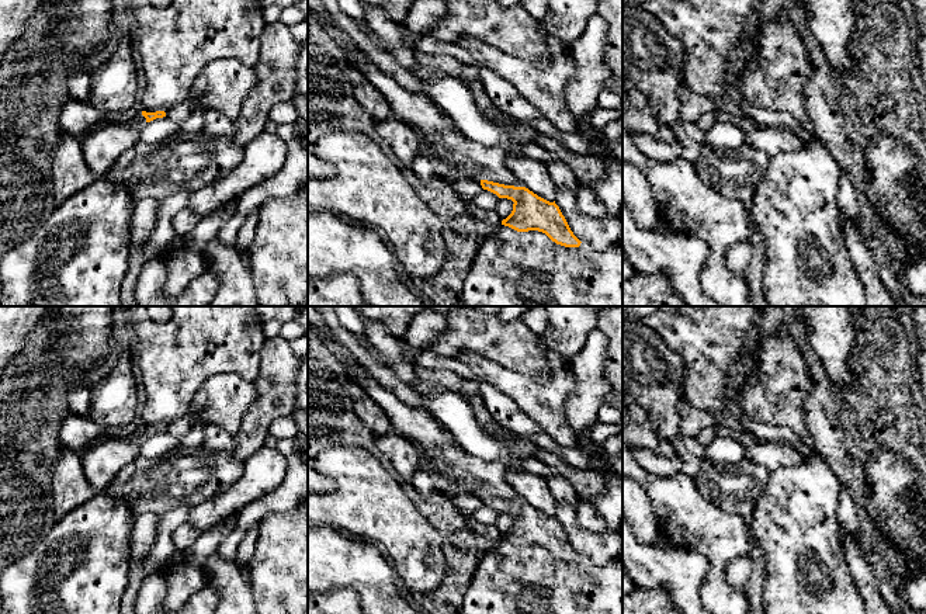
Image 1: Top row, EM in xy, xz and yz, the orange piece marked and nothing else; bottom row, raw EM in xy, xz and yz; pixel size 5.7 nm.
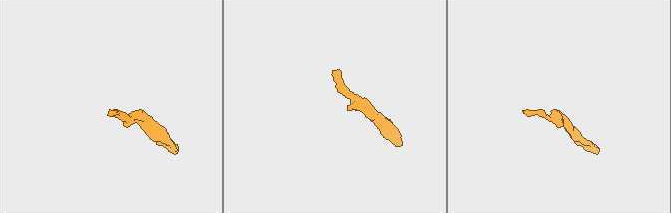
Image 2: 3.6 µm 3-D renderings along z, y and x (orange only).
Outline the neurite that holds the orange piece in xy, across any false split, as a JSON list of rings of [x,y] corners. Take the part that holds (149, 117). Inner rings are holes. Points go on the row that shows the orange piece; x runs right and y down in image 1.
[[[142,111],[141,115],[138,115],[133,121],[131,121],[129,124],[141,131],[148,122],[156,119],[156,118],[163,118],[166,117],[166,112],[164,111],[156,111],[156,112],[146,112],[146,111]]]

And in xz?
[[[481,180],[481,185],[499,198],[514,202],[511,214],[502,221],[502,225],[517,232],[542,232],[552,242],[565,247],[580,246],[582,242],[570,230],[555,201],[549,202],[526,187],[504,185],[488,180]]]

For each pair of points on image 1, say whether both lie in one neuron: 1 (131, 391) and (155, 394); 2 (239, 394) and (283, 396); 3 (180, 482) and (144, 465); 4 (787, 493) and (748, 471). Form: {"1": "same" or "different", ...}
{"1": "different", "2": "different", "3": "same", "4": "different"}

